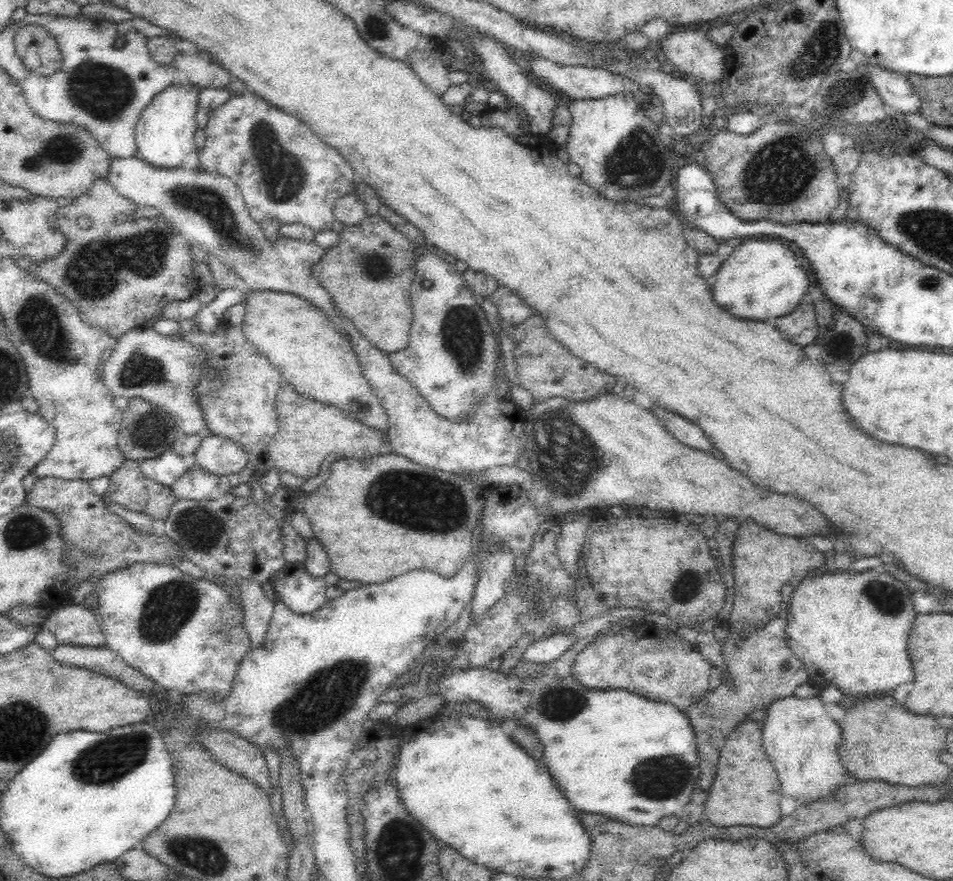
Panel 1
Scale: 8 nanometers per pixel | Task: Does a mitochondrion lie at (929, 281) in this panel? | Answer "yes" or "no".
yes

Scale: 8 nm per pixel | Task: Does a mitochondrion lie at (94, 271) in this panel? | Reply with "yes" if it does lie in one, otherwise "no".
yes

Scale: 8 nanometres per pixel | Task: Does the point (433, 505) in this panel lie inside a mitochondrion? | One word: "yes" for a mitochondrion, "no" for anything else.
yes

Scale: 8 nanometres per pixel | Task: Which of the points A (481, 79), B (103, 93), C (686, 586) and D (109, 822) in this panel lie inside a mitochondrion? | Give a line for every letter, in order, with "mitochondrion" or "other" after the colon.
A: other
B: mitochondrion
C: mitochondrion
D: other

